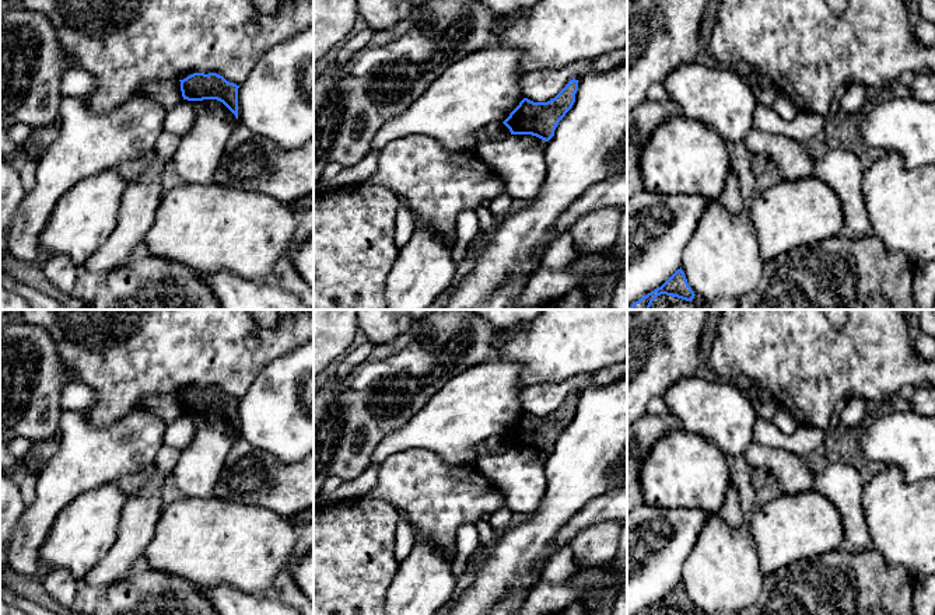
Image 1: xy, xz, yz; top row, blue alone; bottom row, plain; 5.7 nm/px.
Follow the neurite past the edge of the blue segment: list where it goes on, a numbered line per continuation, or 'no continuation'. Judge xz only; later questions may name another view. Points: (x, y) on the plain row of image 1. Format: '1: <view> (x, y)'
no continuation

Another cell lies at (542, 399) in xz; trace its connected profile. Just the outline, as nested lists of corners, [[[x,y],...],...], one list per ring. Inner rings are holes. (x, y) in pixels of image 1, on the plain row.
[[[582,373],[558,384],[539,384],[523,388],[519,395],[521,406],[533,416],[553,413],[570,394],[581,394],[592,387],[593,374]]]

